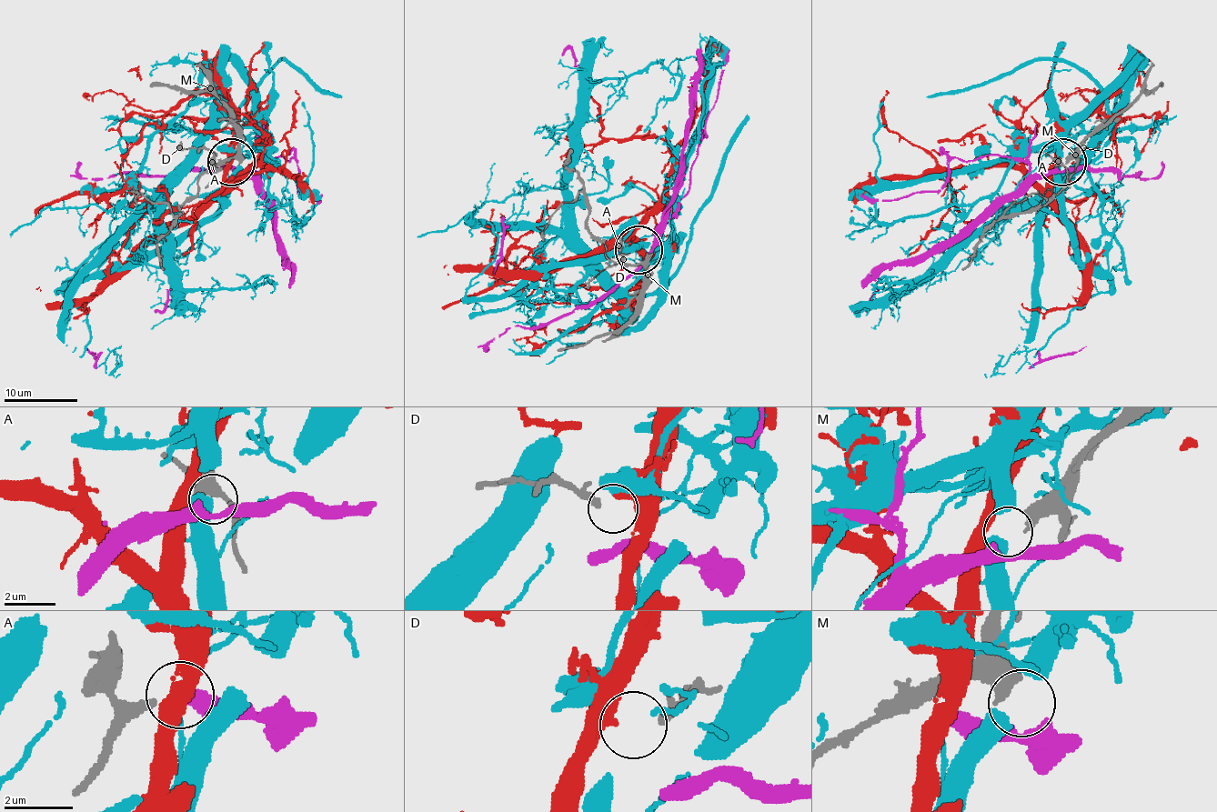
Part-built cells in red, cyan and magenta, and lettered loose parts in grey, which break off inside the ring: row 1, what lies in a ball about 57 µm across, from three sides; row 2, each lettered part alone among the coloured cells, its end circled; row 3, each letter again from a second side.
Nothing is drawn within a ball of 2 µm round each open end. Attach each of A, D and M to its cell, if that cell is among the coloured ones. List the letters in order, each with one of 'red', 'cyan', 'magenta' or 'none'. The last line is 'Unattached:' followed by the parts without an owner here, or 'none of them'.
A: none
D: red
M: magenta
Unattached: A

